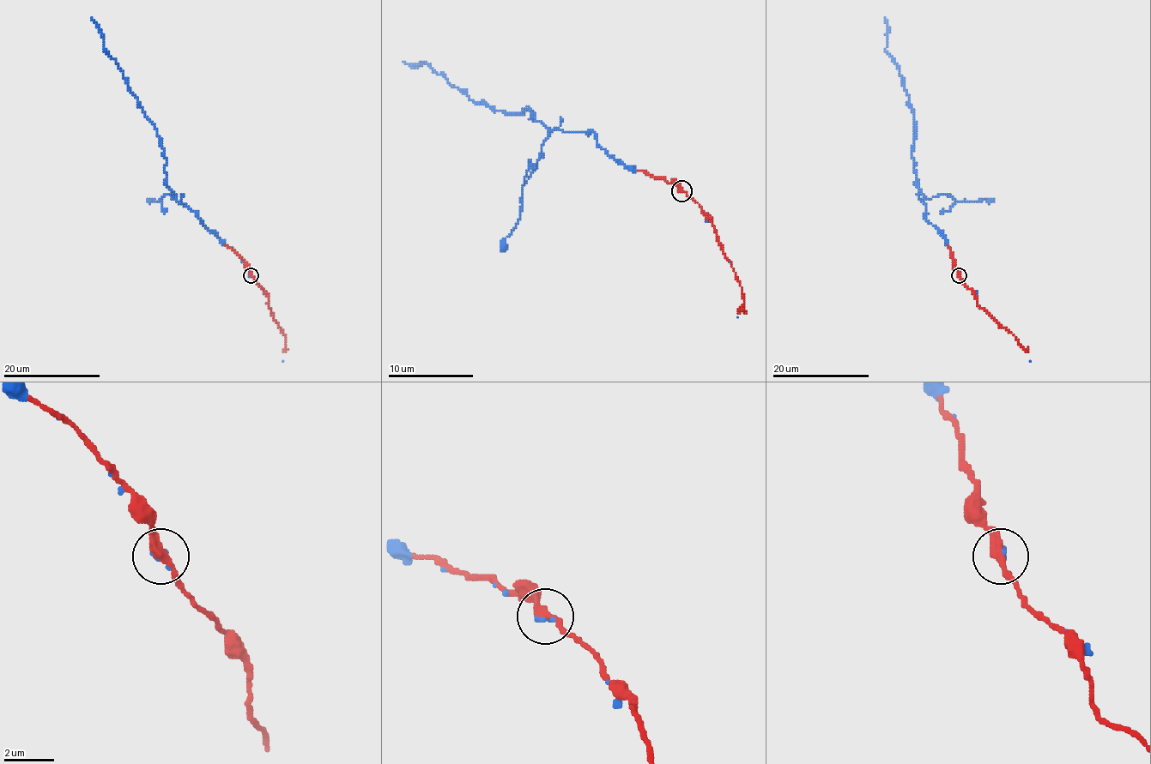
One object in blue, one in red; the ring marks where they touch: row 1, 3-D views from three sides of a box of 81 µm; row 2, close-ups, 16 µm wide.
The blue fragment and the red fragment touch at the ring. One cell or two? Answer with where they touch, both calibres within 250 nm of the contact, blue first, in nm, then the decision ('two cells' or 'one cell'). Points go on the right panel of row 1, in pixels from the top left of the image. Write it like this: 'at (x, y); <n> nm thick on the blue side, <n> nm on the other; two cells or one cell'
at (959, 275); 180 nm thick on the blue side, 320 nm on the other; one cell

